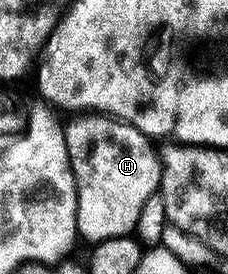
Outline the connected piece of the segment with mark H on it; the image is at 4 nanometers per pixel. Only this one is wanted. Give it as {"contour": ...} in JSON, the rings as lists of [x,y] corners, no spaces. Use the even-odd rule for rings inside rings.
{"contour":[[[83,112],[72,118],[75,119],[66,123],[63,135],[75,177],[78,237],[88,238],[88,243],[91,244],[110,238],[126,238],[134,231],[137,216],[141,216],[141,208],[145,208],[145,200],[149,200],[149,196],[158,191],[163,171],[160,155],[151,147],[154,146],[152,139],[128,122],[120,122],[118,118],[98,112]]]}

